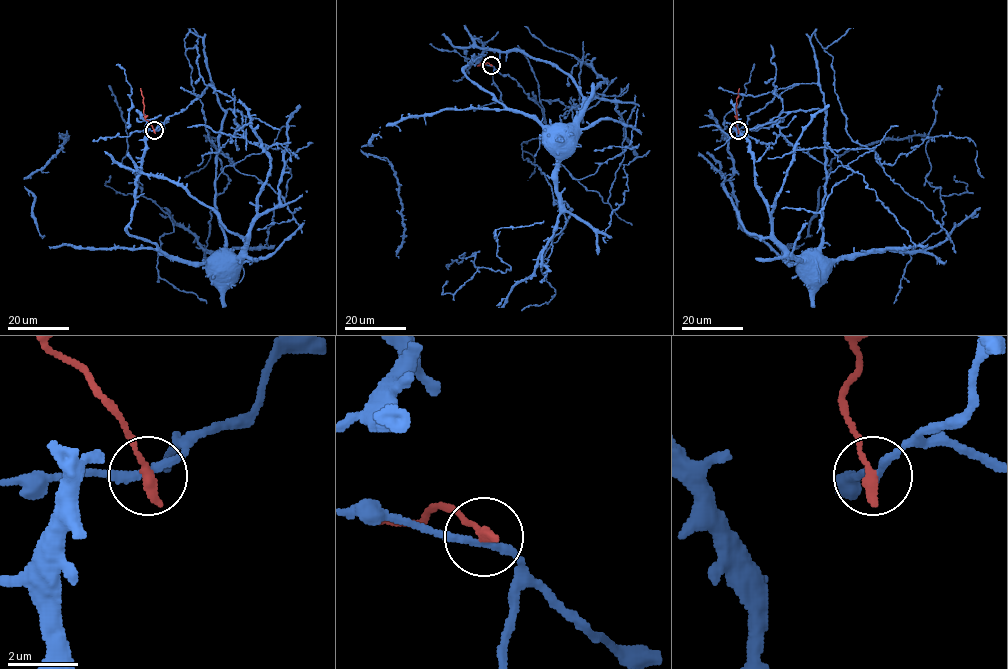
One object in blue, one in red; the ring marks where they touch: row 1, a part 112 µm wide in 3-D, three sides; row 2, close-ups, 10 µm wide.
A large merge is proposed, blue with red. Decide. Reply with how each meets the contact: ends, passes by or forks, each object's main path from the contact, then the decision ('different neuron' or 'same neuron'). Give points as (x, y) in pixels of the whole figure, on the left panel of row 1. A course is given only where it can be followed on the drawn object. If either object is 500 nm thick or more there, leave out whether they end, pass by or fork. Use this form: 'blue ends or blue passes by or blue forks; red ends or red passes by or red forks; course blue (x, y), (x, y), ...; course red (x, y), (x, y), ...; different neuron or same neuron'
blue passes by; red ends; course blue (154, 130), (169, 116), (186, 108), (212, 83), (225, 112), (215, 172), (216, 215), (225, 246), (217, 252); course red (154, 130), (145, 118), (140, 88); different neuron

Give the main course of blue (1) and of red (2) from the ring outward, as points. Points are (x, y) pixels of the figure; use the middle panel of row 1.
1: (491, 65), (512, 78), (541, 108), (549, 143), (562, 152), (552, 152), (562, 148), (554, 135)
2: (491, 65), (480, 63), (477, 66)

